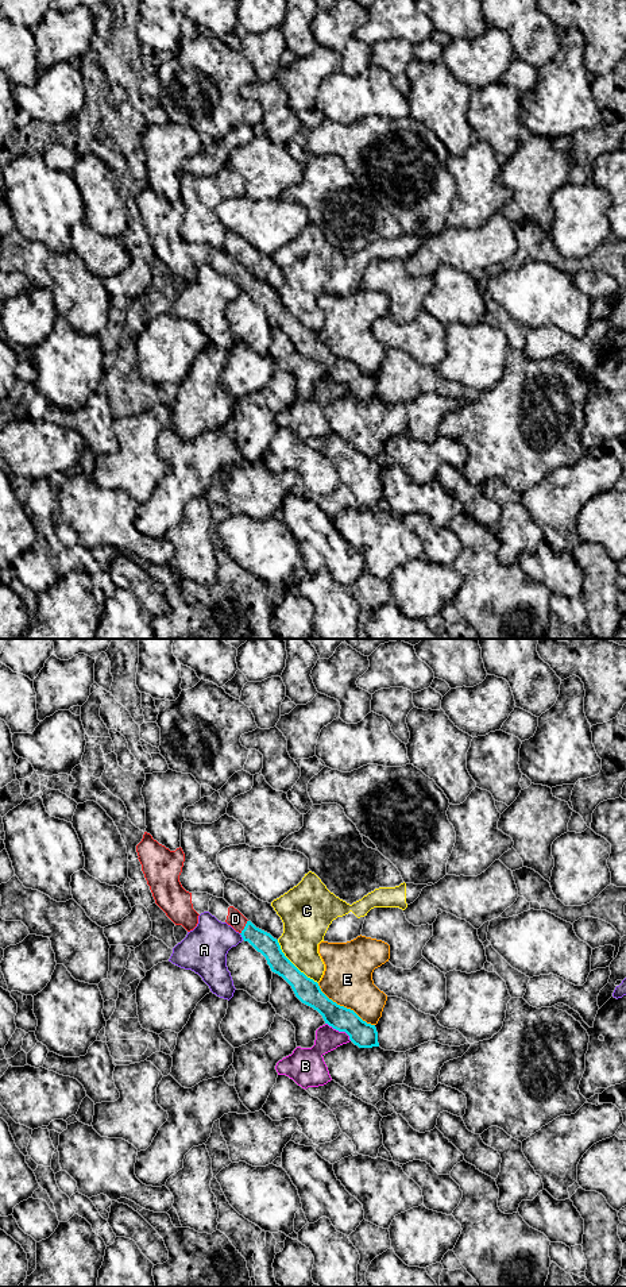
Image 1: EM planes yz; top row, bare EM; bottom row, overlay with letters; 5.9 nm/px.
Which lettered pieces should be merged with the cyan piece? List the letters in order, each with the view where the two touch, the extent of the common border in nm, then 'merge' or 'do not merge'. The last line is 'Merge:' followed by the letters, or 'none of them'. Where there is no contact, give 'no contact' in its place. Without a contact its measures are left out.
A: meets cyan in yz; contact 50 nm long; do not merge
B: meets cyan in yz; contact 190 nm long; do not merge
C: meets cyan in yz; contact 360 nm long; do not merge
D: meets cyan in yz; contact 100 nm long; merge
E: meets cyan in yz; contact 420 nm long; do not merge
Merge: D

